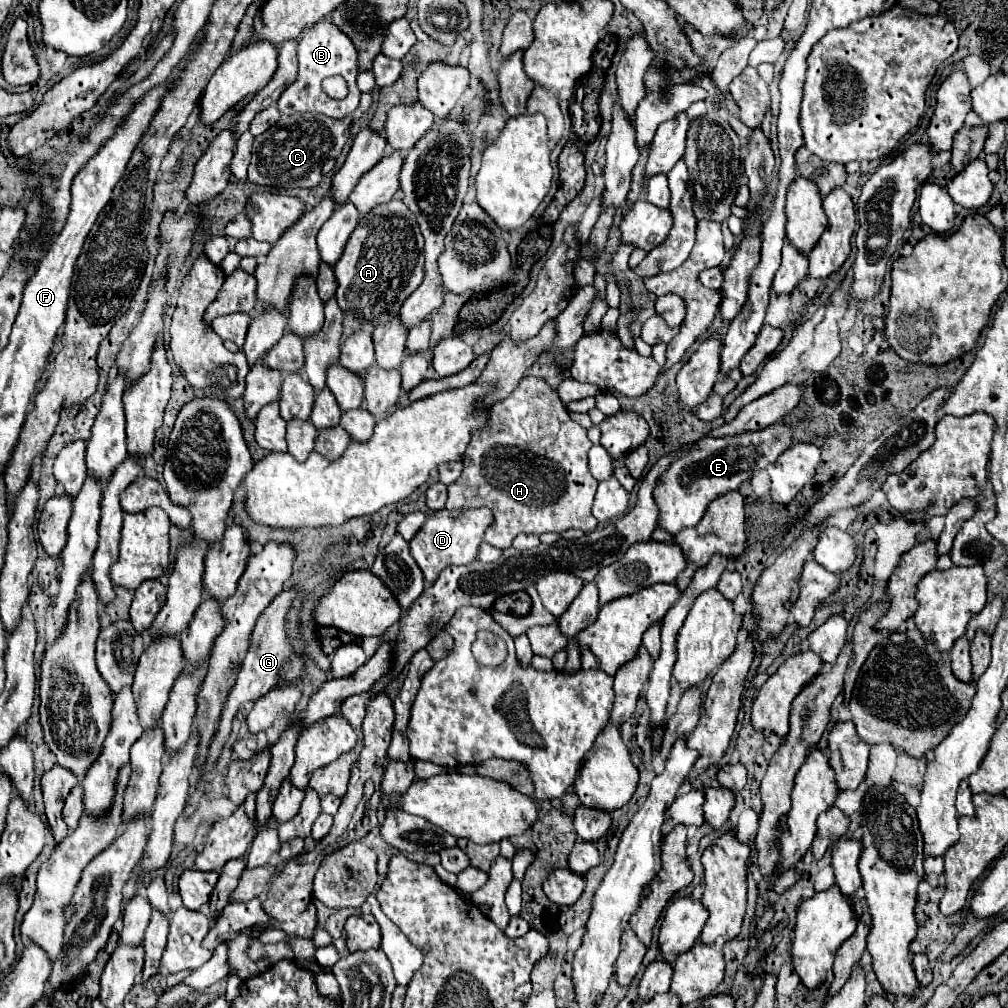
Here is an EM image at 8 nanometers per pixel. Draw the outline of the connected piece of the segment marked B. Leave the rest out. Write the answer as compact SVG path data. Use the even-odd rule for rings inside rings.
M331 16L317 22L317 26L309 26L309 30L305 30L305 34L301 34L297 58L299 58L297 80L285 88L285 92L281 94L281 98L277 102L277 108L281 114L291 116L297 112L317 112L317 114L325 114L329 118L341 120L357 110L359 98L361 98L361 92L355 84L355 78L359 74L357 50L355 50L353 42L349 38L345 38L345 34L341 34L341 30L337 30L337 26L333 26ZM327 76L343 76L347 80L349 94L343 100L333 100L325 94L325 90L321 88L321 82Z

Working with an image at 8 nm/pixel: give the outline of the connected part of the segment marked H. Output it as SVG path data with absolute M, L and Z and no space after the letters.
M525 376L519 382L519 386L513 390L513 394L509 398L501 400L501 402L495 402L489 412L491 412L491 426L487 430L473 432L471 442L467 446L467 452L463 456L463 472L461 472L459 480L449 486L447 508L449 510L469 510L469 508L477 508L477 506L487 506L493 512L495 522L487 528L485 542L493 544L495 548L509 548L517 534L535 534L535 536L541 536L543 532L565 532L569 528L579 528L583 532L593 532L597 528L597 520L591 514L591 504L593 504L593 496L595 496L595 490L597 490L597 480L593 478L593 474L589 474L589 466L587 466L587 452L589 452L589 448L593 444L587 438L587 430L569 418L569 412L567 412L565 404L561 402L561 398L557 398L557 390L551 388L543 378Z

